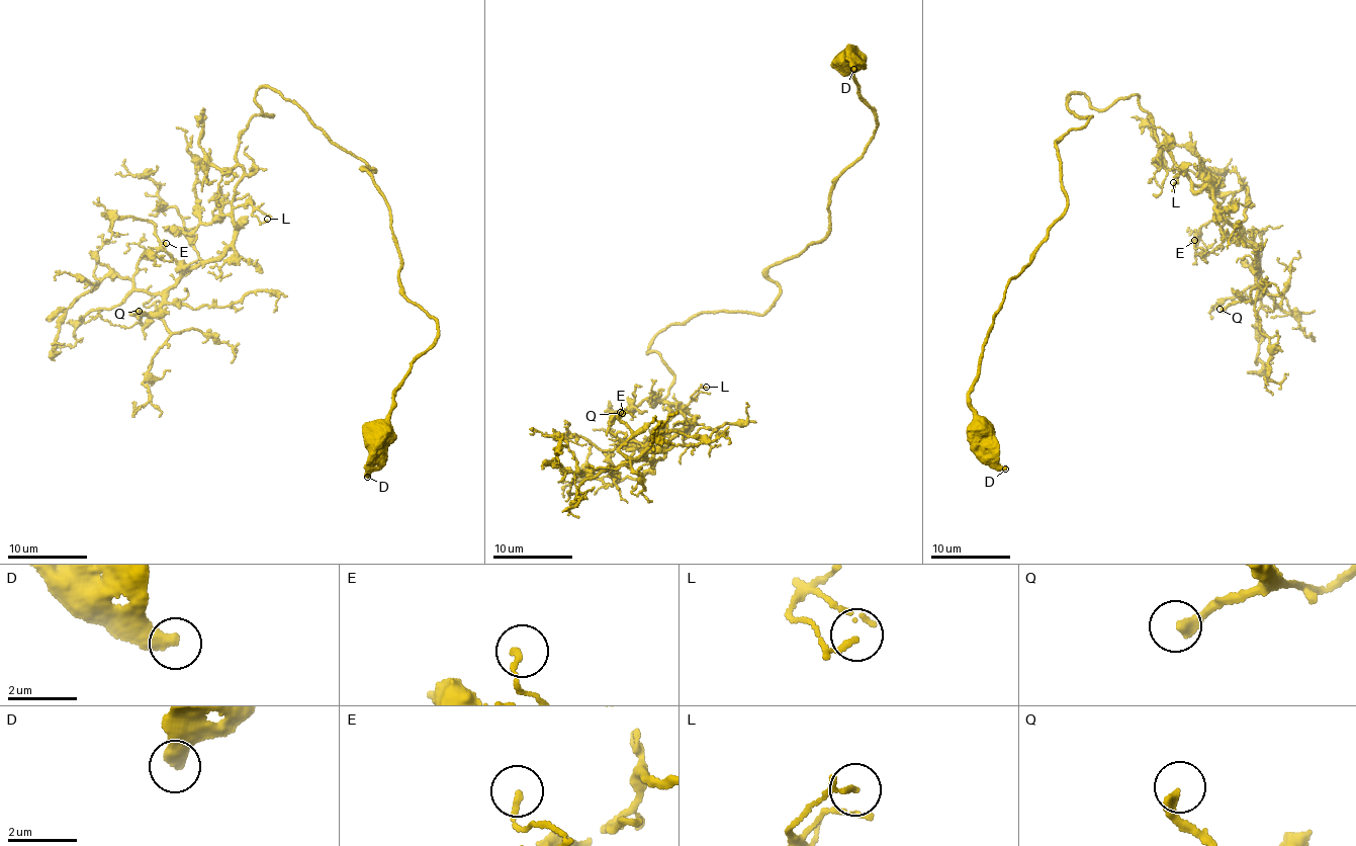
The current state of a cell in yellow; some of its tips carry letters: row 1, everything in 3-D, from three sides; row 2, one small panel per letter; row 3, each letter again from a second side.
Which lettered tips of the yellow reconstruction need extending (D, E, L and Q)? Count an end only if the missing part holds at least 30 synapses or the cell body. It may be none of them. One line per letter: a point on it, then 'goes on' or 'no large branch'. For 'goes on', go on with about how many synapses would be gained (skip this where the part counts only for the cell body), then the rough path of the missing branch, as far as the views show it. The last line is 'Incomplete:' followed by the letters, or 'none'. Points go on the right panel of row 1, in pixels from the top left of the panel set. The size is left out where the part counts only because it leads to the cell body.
D: place (1005, 469); no large branch
E: place (1194, 240); no large branch
L: place (1173, 182); no large branch
Q: place (1219, 309); goes on; 45 synapses; course (1219, 309), (1207, 305), (1216, 301), (1213, 306), (1218, 295), (1211, 284)
Incomplete: Q

